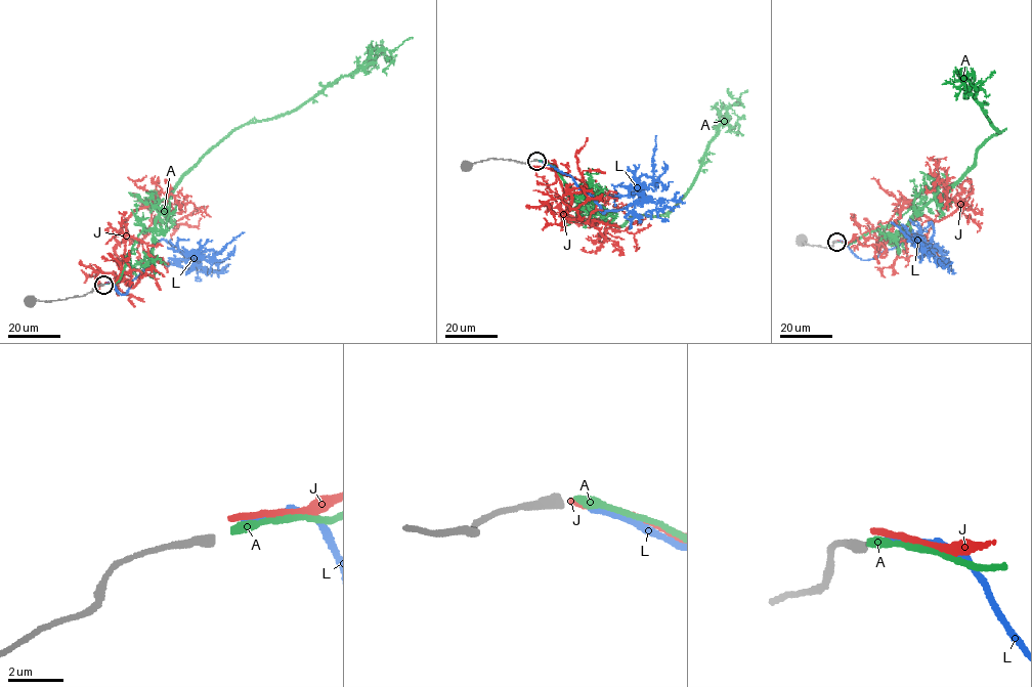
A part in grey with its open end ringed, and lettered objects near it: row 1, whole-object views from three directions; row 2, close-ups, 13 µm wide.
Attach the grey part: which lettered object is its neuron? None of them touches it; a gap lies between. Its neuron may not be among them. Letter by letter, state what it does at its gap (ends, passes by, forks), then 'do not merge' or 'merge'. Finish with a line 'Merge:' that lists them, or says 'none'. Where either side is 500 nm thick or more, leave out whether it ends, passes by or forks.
A: it ends there; do not merge
J: it ends there; do not merge
L: it ends there; do not merge
Merge: none

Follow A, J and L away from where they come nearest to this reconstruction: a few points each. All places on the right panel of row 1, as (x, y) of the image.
A: (836, 242), (851, 244), (940, 196), (971, 170), (979, 147), (1001, 132), (963, 76), (956, 87), (942, 84)
J: (837, 240), (886, 222), (908, 201), (916, 215), (934, 220), (956, 209), (954, 199), (969, 221), (969, 214)
L: (839, 241), (862, 259), (872, 259), (930, 222), (935, 230), (930, 244), (921, 245), (921, 251), (891, 222)

